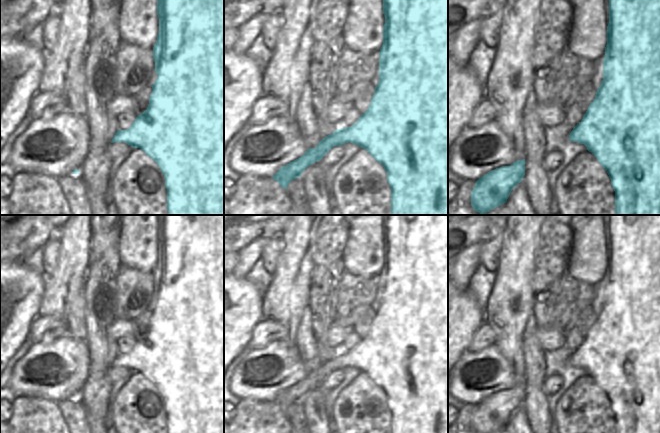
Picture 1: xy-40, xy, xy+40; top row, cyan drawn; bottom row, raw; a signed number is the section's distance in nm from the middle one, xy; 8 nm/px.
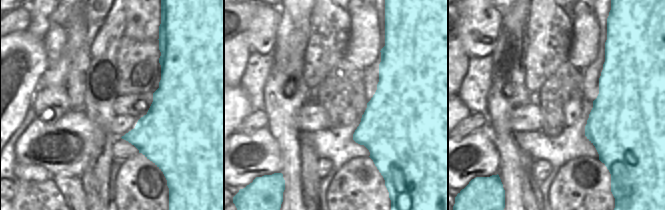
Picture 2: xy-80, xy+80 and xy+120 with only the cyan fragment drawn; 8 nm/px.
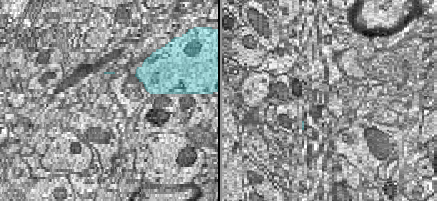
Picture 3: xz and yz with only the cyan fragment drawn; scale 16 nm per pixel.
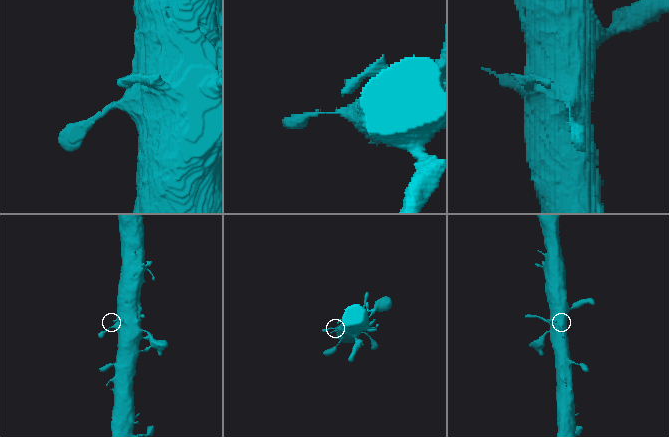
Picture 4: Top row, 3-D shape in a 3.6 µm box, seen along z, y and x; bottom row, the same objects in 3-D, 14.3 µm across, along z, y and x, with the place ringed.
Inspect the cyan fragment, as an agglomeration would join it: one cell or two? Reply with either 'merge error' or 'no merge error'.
no merge error

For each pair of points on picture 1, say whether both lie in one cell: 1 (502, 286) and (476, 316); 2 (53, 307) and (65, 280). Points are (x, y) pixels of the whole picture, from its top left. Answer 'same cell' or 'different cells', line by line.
1: different cells
2: same cell

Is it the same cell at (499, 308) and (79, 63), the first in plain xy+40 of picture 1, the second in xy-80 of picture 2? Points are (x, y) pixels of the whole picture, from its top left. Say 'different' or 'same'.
different

